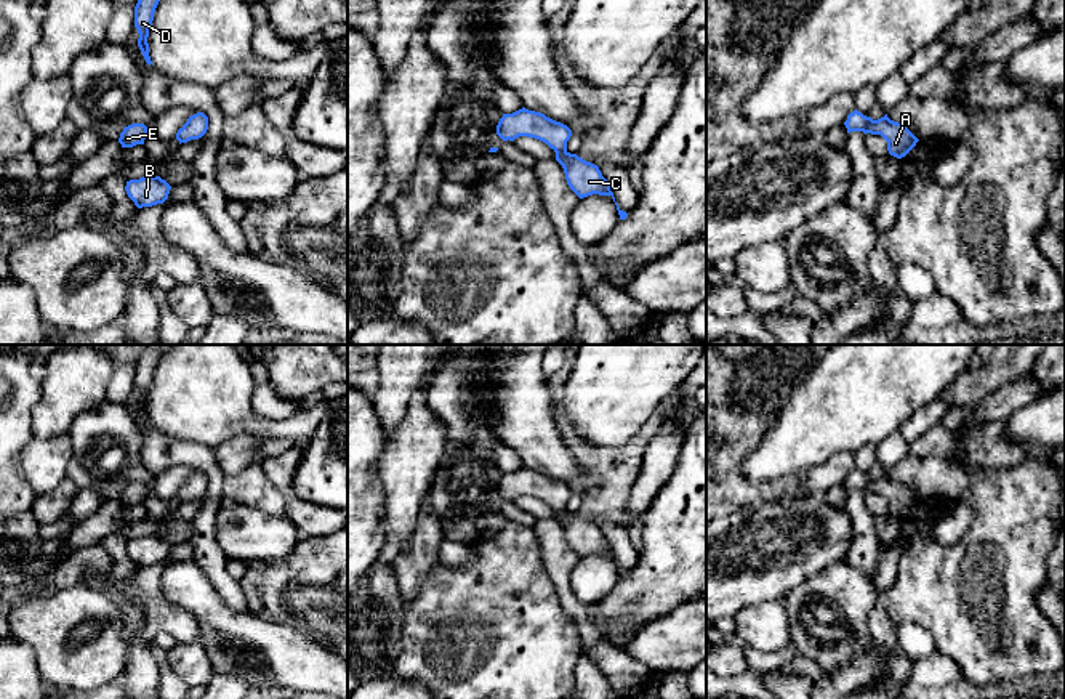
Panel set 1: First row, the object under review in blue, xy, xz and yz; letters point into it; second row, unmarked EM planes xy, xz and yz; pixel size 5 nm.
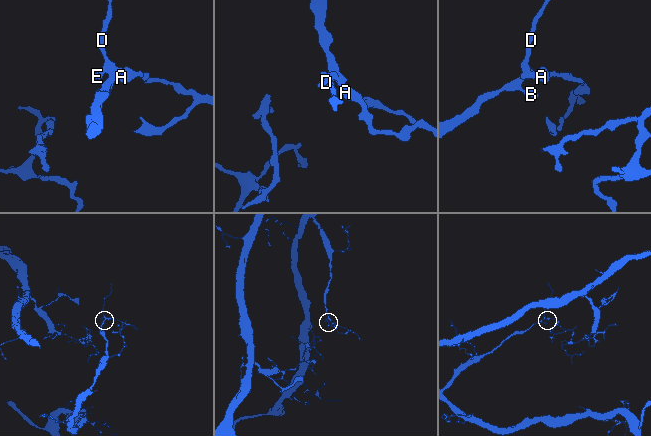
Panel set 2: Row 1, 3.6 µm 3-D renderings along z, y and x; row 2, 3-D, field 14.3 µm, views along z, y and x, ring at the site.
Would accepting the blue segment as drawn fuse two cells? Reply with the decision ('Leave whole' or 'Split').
Leave whole

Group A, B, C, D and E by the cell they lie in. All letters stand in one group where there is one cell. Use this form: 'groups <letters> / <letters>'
groups A B C D E

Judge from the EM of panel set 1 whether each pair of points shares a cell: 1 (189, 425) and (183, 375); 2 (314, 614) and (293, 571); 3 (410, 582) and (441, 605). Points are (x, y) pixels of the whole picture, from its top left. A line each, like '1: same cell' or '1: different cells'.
1: same cell
2: same cell
3: different cells

